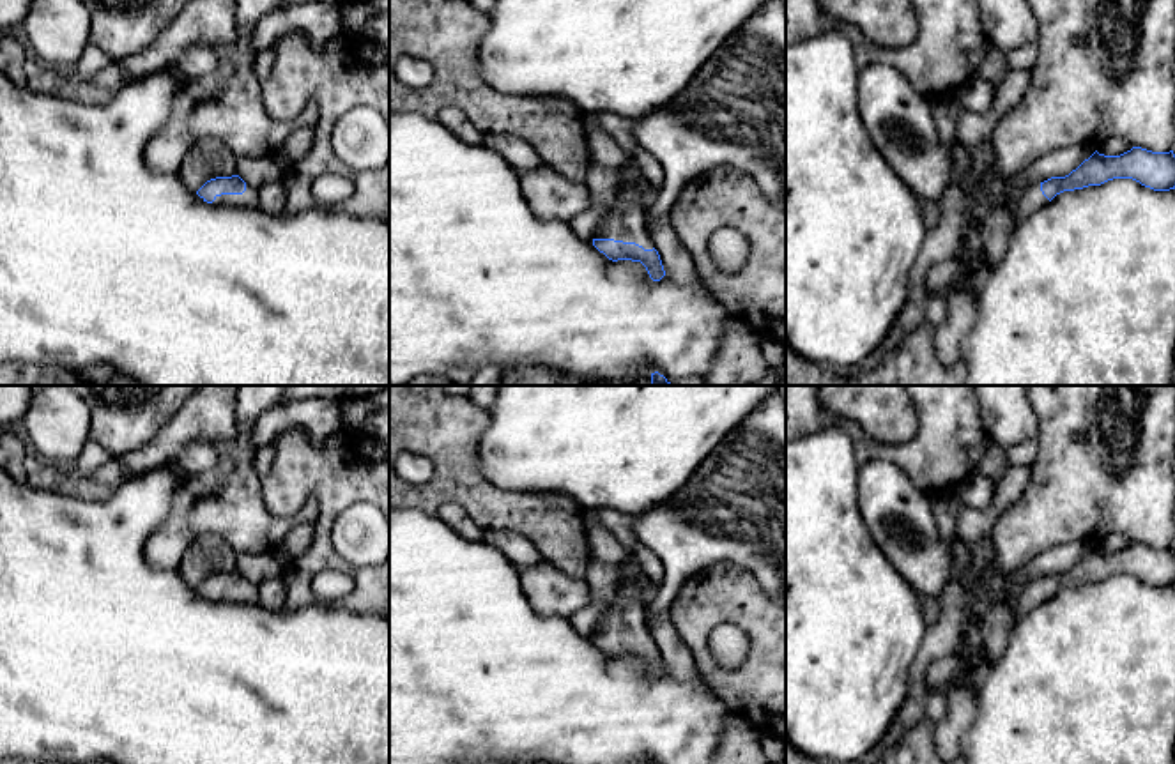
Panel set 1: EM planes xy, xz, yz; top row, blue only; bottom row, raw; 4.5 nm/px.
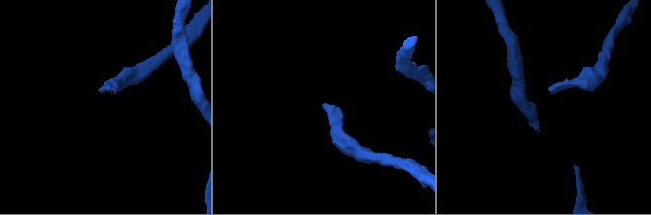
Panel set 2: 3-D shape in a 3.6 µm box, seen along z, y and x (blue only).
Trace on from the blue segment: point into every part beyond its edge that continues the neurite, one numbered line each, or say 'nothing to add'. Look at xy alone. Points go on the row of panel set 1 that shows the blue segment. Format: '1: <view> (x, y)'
1: xy (250, 197)

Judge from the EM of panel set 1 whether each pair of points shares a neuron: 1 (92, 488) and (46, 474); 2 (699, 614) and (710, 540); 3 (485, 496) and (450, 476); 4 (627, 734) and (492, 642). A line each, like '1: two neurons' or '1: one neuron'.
1: one neuron
2: two neurons
3: one neuron
4: one neuron

